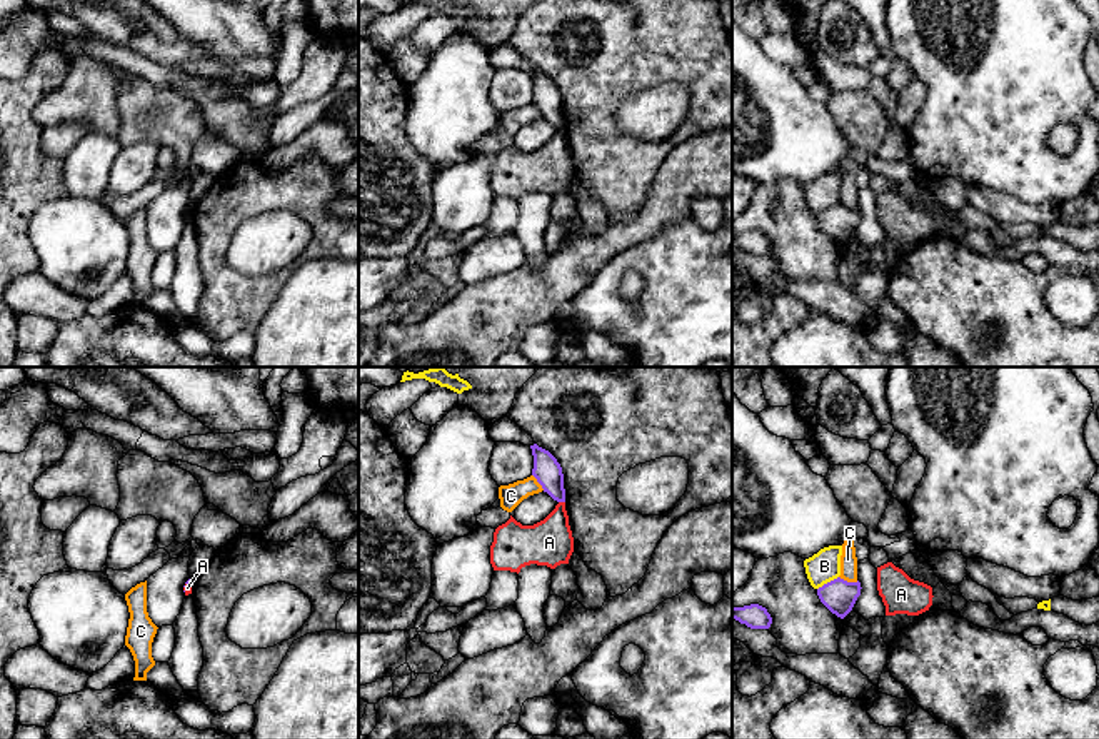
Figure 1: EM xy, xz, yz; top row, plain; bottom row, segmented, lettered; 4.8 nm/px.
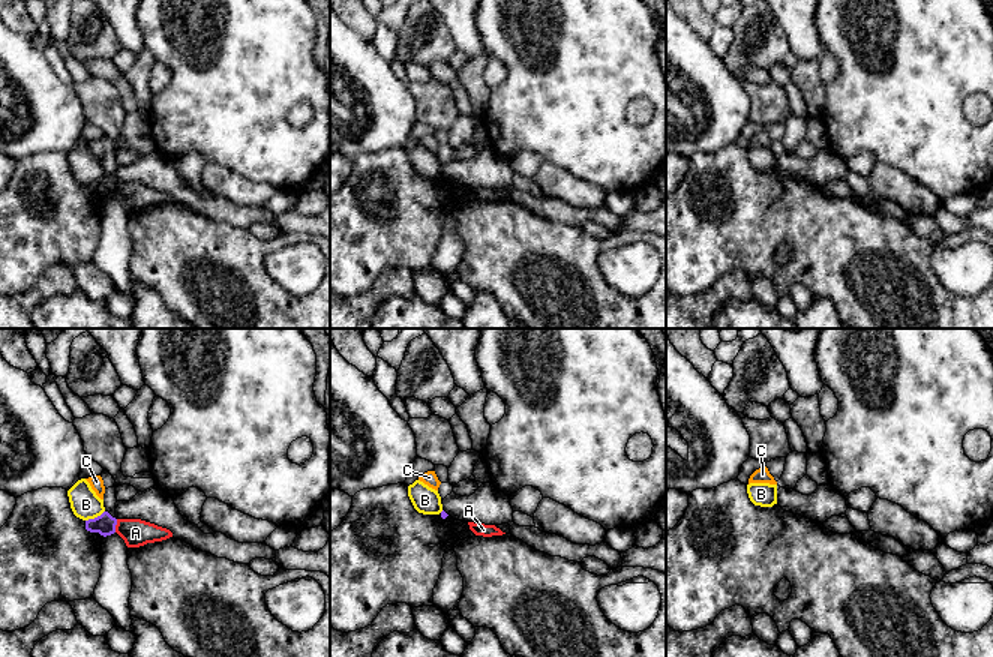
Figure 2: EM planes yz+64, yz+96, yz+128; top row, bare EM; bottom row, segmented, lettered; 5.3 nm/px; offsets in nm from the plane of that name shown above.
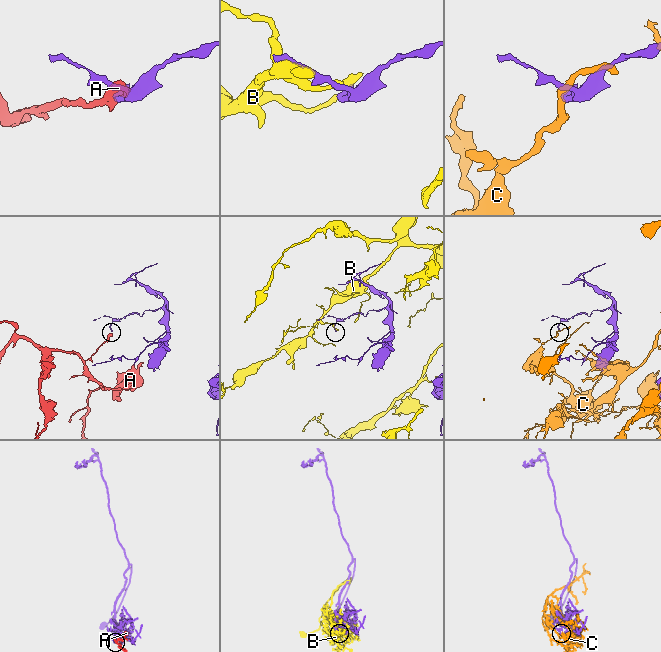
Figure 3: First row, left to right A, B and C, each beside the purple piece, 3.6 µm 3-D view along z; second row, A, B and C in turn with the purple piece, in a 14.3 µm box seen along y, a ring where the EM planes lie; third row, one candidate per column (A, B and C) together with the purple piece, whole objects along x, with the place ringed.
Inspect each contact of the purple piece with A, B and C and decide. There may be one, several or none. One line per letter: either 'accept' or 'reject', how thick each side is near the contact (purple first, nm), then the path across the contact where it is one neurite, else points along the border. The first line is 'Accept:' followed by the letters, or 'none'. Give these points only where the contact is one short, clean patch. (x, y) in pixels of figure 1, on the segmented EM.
Accept: none
A: reject; calibres 140 and 220 nm; border xz (559, 501), (564, 502)
B: reject; calibres 160 and 150 nm
C: reject; calibres 160 and 80 nm

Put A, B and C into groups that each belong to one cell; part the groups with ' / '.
A / B / C

